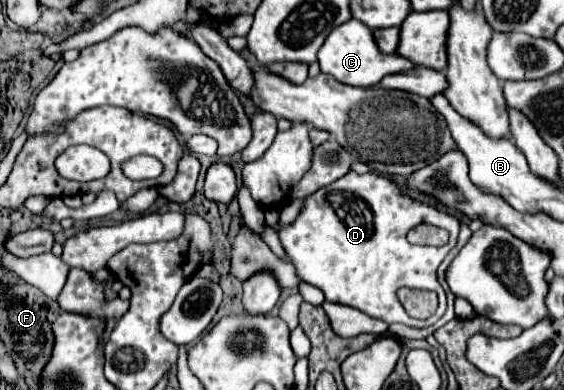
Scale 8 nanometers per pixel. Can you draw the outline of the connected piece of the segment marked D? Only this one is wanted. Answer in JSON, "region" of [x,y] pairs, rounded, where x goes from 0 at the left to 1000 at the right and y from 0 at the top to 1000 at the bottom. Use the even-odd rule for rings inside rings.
{"region":[[[624,438],[624,444],[610,449],[606,459],[592,464],[589,474],[578,474],[578,479],[564,485],[560,495],[553,495],[550,505],[543,505],[539,531],[535,531],[532,551],[525,556],[525,567],[514,572],[511,582],[500,582],[493,592],[493,608],[496,608],[496,623],[500,623],[514,674],[525,685],[525,705],[535,710],[535,721],[564,736],[578,756],[578,772],[621,782],[621,787],[638,792],[642,803],[649,803],[656,813],[684,823],[684,828],[716,828],[727,838],[759,838],[759,833],[773,828],[791,797],[791,756],[787,756],[784,731],[777,726],[777,685],[787,669],[787,659],[801,644],[801,633],[809,628],[812,592],[816,592],[816,567],[809,562],[809,551],[801,551],[798,541],[777,536],[755,515],[730,510],[691,454],[681,454],[674,444],[638,449],[638,444]],[[745,572],[759,572],[759,577],[773,577],[773,582],[791,587],[798,597],[794,628],[787,628],[787,633],[727,628],[720,618],[720,597]],[[709,736],[770,741],[777,751],[777,767],[780,767],[780,782],[777,782],[770,813],[762,813],[755,823],[730,818],[702,762],[702,746]]]}

